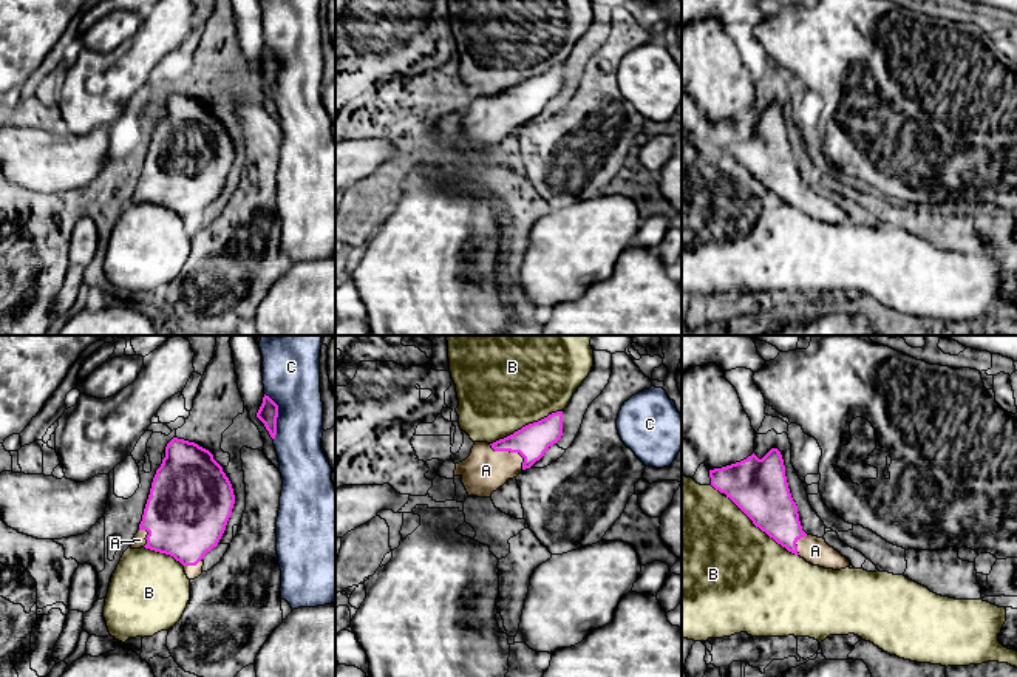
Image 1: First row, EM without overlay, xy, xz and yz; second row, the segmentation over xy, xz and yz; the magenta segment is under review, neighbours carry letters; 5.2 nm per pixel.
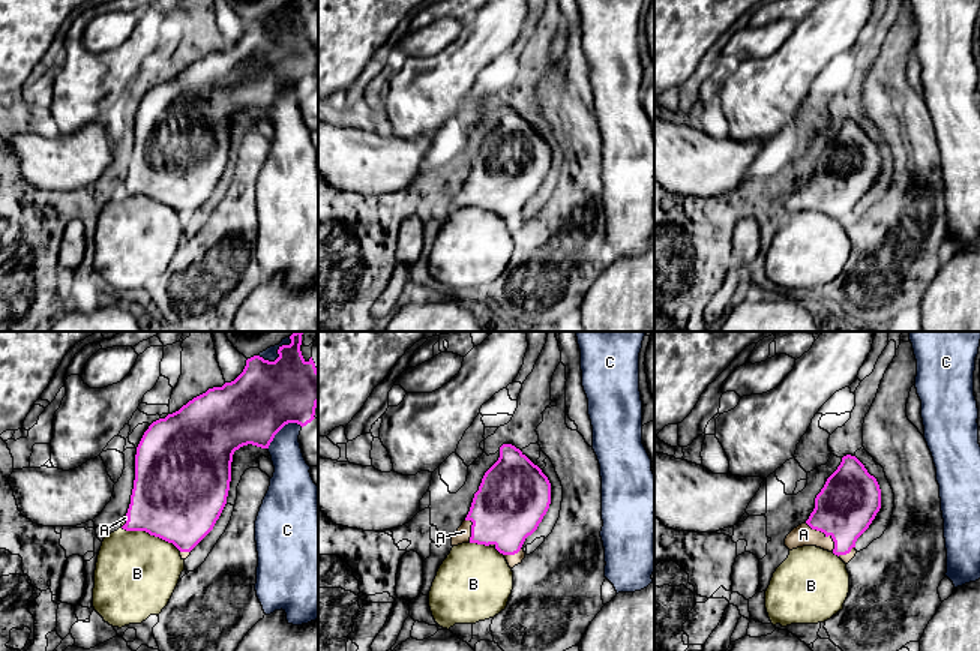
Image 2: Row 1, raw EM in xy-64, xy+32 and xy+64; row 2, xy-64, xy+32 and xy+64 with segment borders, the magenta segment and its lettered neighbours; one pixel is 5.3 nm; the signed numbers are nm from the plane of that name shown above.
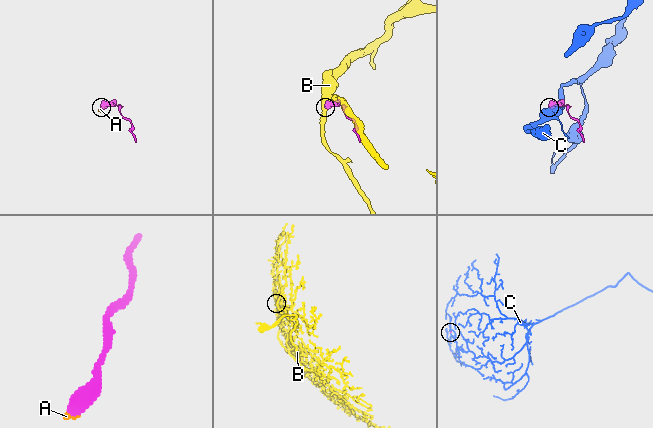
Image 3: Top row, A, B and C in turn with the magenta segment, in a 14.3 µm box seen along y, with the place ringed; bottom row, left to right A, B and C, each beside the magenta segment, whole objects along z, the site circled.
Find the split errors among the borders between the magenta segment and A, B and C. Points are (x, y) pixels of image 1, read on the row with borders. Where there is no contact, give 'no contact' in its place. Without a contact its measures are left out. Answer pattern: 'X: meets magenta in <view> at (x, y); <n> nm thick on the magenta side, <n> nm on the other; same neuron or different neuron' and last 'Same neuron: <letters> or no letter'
A: meets magenta in xz at (512, 452); 180 nm thick on the magenta side, 220 nm on the other; same neuron
B: meets magenta in yz at (762, 530); 300 nm thick on the magenta side, 500 nm on the other; different neuron
C: meets magenta in xy at (277, 416); 110 nm thick on the magenta side, 300 nm on the other; different neuron
Same neuron: A

